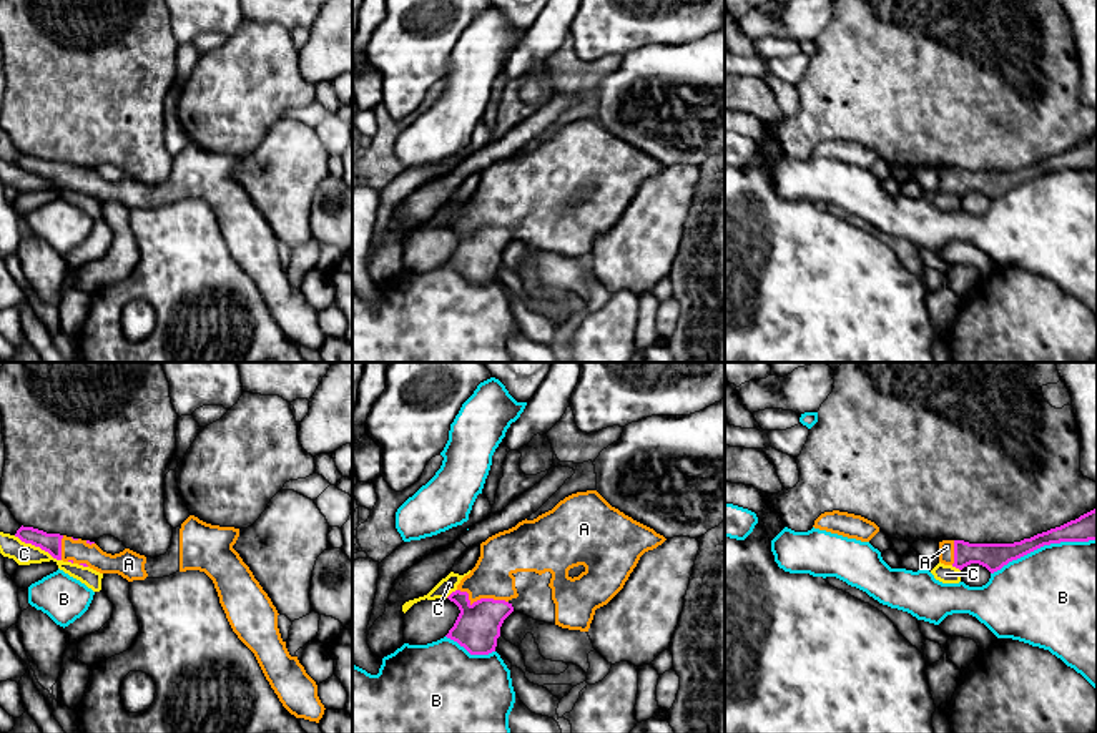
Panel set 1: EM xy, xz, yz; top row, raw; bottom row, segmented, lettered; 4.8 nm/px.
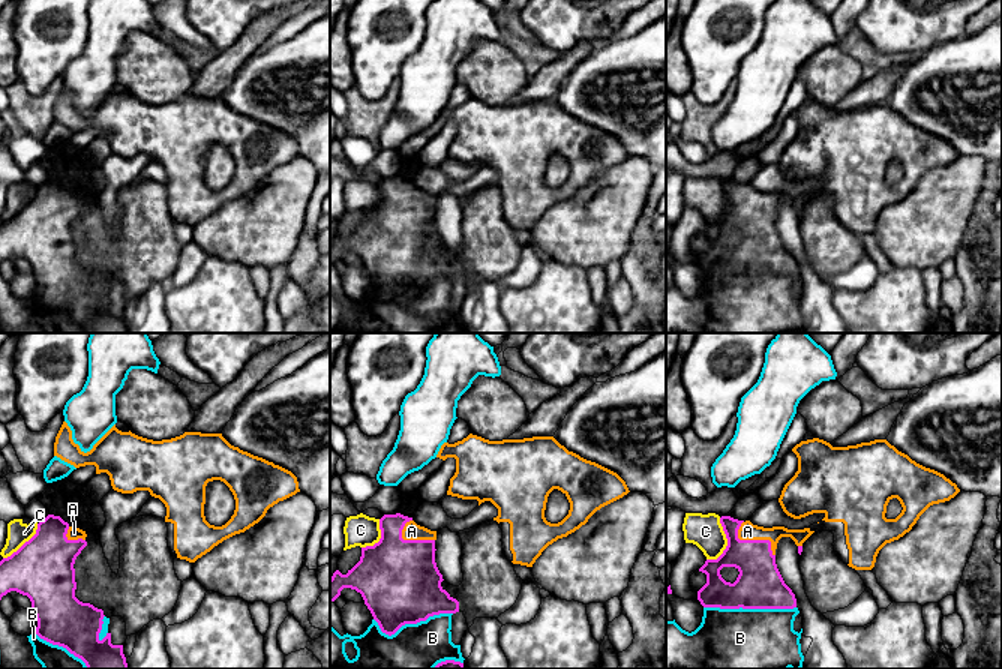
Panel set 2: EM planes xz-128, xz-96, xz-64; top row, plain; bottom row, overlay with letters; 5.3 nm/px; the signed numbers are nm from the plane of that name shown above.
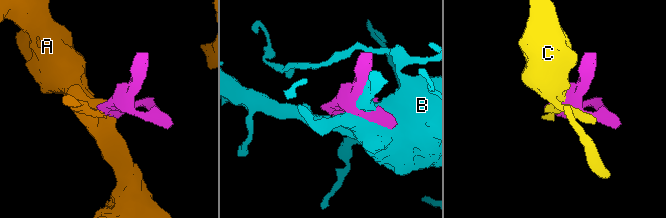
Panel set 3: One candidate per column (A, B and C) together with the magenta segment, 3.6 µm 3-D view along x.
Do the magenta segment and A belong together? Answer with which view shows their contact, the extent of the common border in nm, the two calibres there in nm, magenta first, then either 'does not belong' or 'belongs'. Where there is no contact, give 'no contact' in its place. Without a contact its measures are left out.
contact in xz; length 260 nm; calibres 220 and 200 nm; belongs

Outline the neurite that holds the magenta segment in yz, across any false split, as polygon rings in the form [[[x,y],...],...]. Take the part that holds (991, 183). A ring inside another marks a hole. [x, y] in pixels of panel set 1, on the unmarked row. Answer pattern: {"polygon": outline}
{"polygon": [[[1097,136],[1060,155],[1014,171],[969,171],[964,168],[942,168],[939,170],[939,189],[959,198],[971,191],[979,191],[994,201],[1009,189],[1017,188],[1044,173],[1089,168],[1097,168]]]}

